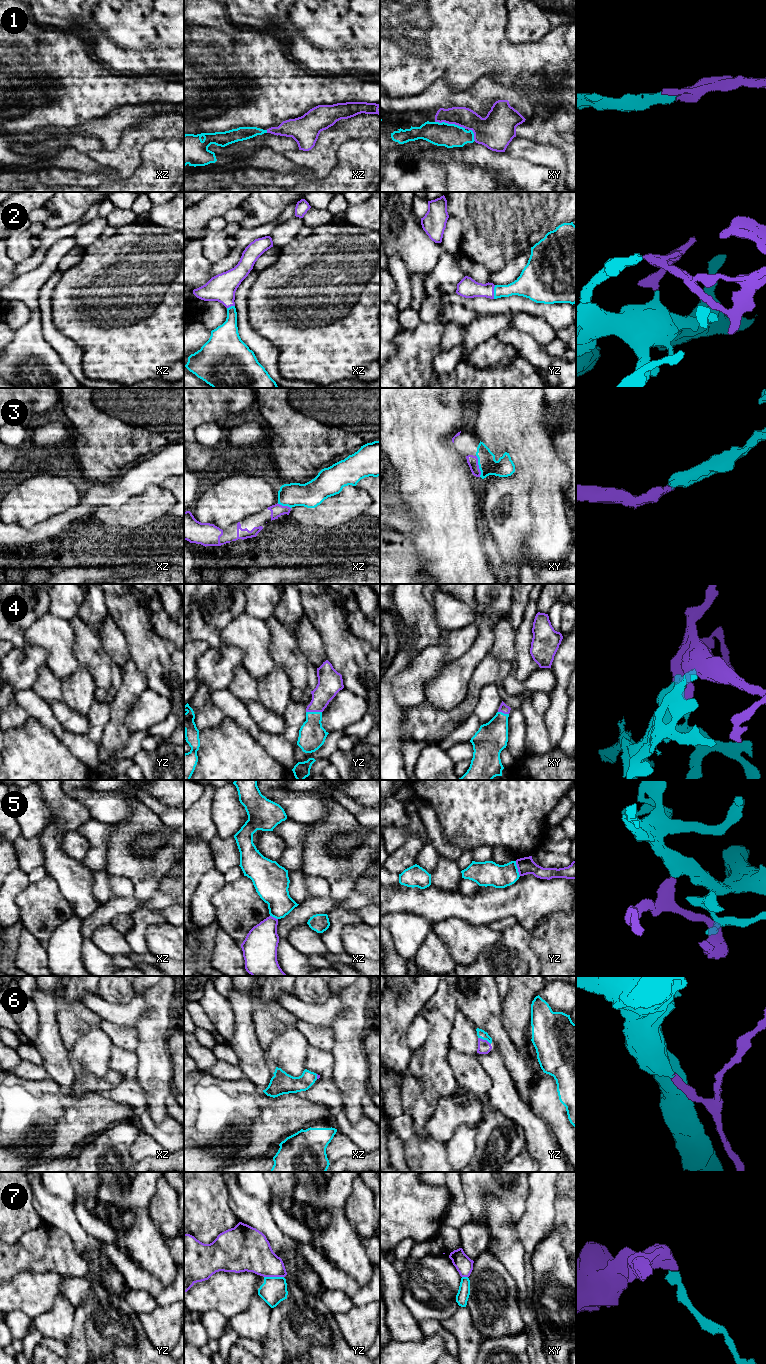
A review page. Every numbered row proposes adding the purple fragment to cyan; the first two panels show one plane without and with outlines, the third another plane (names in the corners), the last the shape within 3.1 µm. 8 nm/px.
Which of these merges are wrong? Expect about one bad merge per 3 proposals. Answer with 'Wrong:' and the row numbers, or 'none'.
Wrong: 5, 7

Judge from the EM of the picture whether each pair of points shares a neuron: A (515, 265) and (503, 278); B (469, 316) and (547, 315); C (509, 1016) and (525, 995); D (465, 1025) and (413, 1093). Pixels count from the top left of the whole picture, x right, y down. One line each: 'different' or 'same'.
A: same
B: different
C: same
D: different

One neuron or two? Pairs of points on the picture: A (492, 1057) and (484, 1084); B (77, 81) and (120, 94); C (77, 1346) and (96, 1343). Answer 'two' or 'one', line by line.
A: two
B: one
C: two

